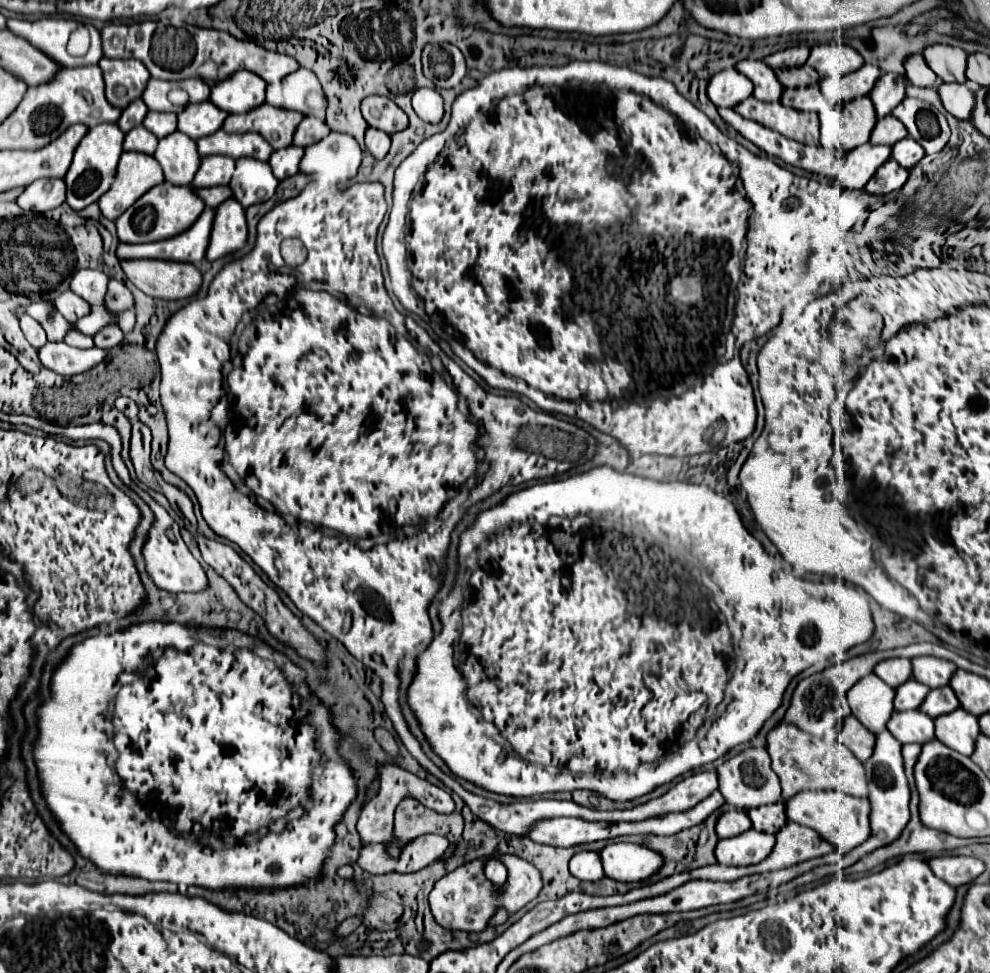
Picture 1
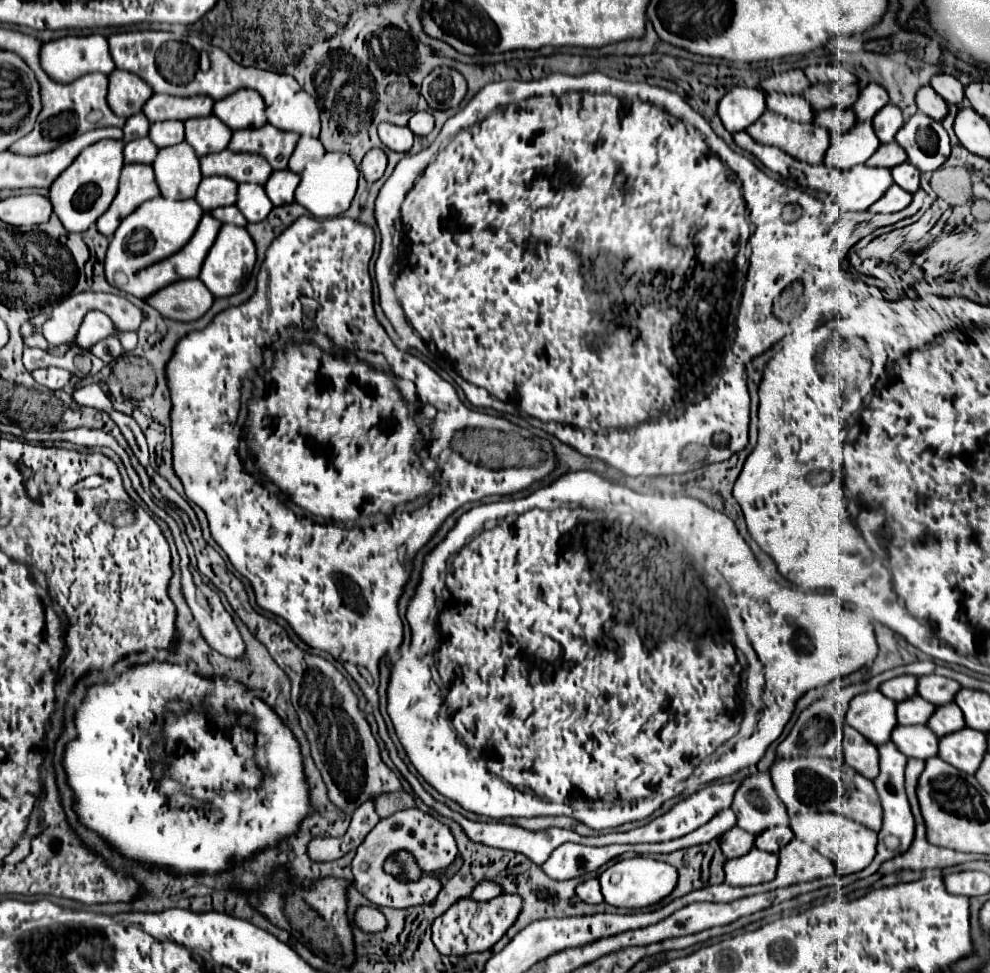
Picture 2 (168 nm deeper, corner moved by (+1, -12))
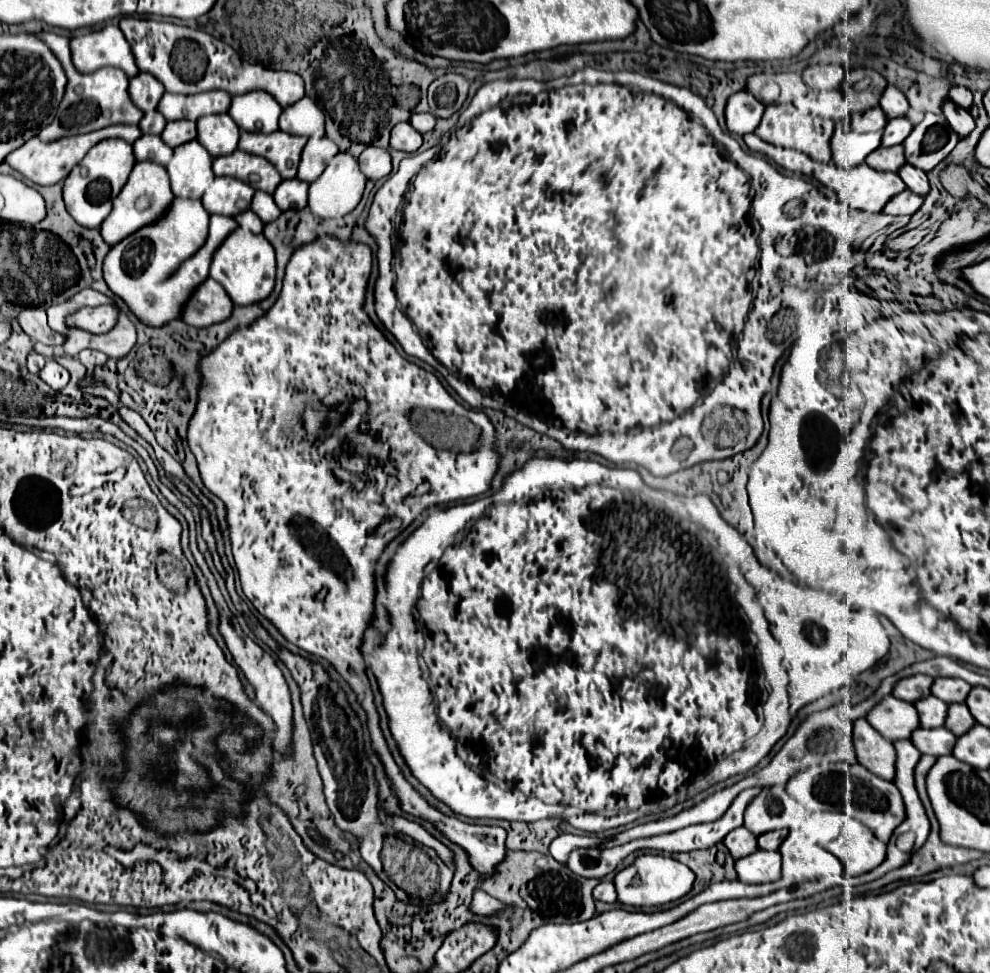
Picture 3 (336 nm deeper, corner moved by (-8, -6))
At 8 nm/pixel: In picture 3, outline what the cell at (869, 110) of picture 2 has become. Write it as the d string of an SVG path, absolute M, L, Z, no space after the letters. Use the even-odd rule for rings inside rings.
M888 85L882 99L880 99L880 107L886 111L886 115L890 119L896 119L896 117L906 117L910 105L908 105L908 99L906 95L902 95L902 91L898 91L894 85Z

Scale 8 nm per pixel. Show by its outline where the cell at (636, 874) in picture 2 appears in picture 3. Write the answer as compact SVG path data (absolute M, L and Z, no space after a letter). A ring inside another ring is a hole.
M640 855L630 867L622 869L614 879L618 901L624 905L634 905L634 907L650 907L650 905L664 905L664 903L676 901L692 889L692 883L694 883L694 873L680 861L672 857L664 857L664 855ZM634 877L640 877L644 885L634 887L632 885Z

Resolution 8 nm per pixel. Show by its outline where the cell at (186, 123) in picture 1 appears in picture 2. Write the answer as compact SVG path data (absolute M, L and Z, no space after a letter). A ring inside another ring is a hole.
M215 115L185 121L185 141L195 149L197 157L223 151L231 139L231 129Z

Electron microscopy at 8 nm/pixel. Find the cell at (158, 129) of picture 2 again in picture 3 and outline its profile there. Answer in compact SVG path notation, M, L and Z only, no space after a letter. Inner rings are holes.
M170 121L162 133L162 139L168 147L178 147L196 139L196 123L192 121Z

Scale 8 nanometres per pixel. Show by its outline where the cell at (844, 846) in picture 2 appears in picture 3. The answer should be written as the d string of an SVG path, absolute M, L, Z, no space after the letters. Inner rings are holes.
M812 813L806 823L810 825L810 831L816 837L818 845L840 859L840 863L844 865L844 873L848 877L868 873L886 859L886 845L854 817L848 817L844 813Z

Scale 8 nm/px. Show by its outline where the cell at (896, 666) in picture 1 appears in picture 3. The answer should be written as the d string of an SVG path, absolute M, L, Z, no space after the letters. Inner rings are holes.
M912 675L906 679L900 679L898 685L894 687L894 697L908 701L908 703L916 703L918 699L924 699L930 695L930 687L932 687L932 677L928 675Z

